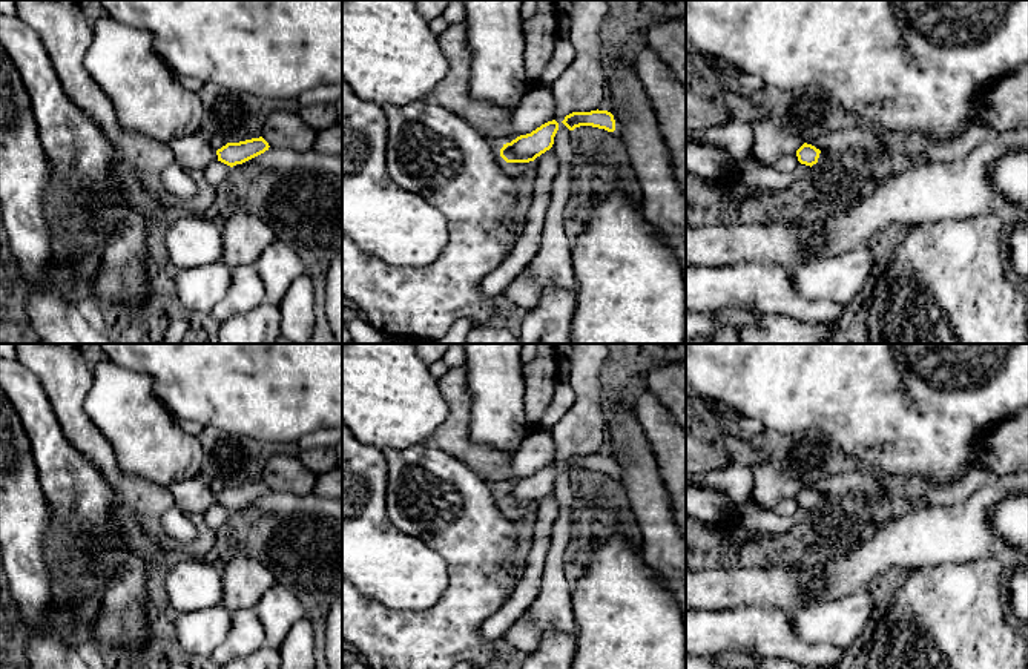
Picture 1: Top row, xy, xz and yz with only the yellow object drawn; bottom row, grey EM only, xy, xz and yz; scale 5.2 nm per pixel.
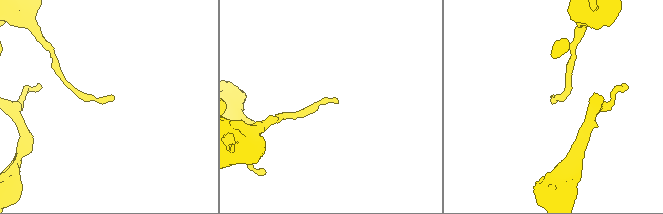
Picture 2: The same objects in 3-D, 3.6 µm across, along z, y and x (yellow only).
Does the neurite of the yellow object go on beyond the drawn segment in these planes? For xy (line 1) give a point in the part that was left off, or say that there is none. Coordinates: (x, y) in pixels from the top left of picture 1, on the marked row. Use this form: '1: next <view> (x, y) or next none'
1: next none

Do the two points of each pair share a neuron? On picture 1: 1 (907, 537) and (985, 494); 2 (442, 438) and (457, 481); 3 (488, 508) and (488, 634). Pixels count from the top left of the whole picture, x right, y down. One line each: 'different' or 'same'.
1: same
2: different
3: different

